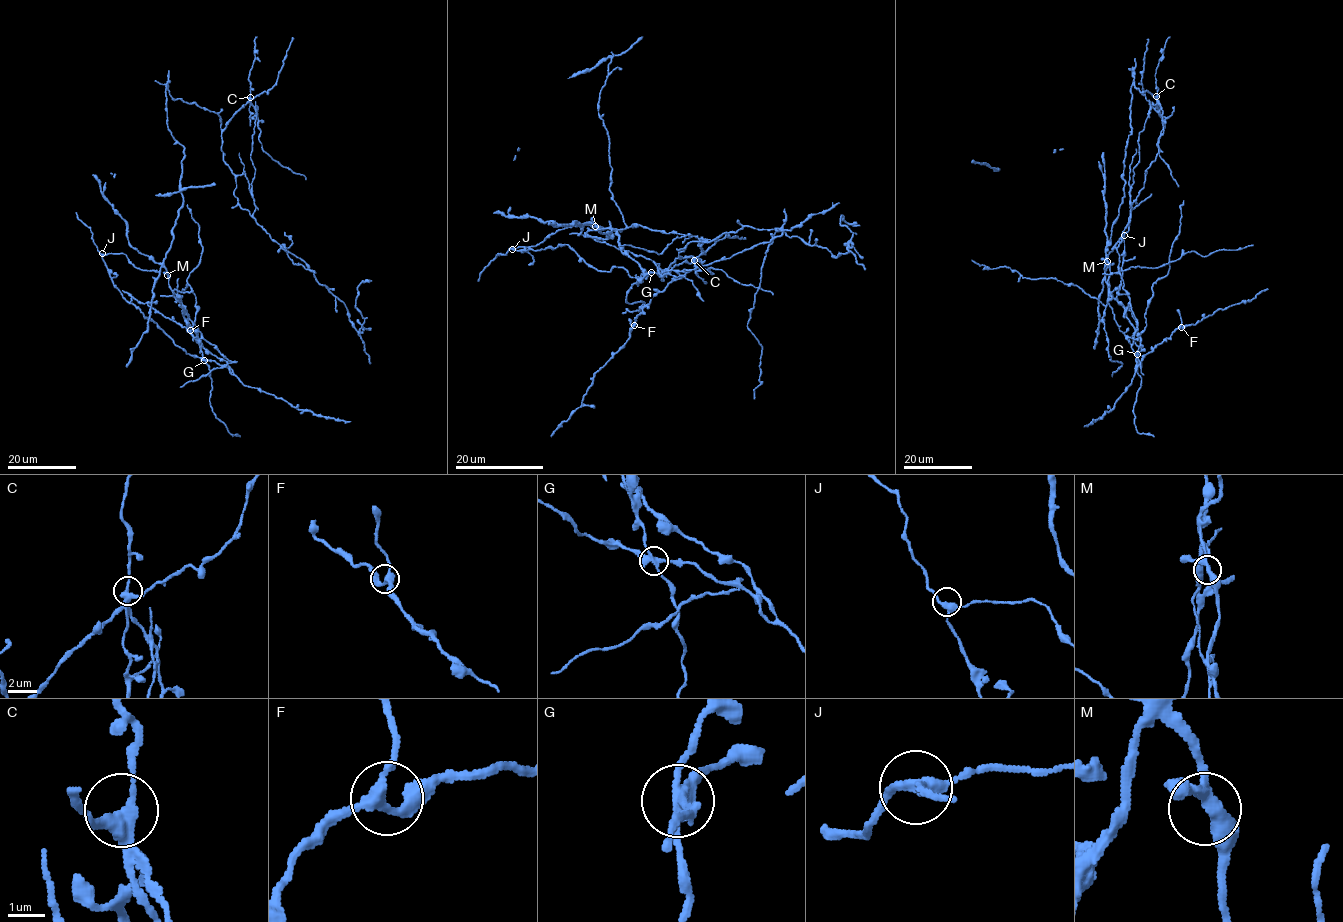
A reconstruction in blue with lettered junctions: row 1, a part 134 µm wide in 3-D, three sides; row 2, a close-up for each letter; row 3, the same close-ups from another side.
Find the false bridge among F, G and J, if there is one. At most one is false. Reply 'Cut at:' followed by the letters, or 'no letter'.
Cut at: G

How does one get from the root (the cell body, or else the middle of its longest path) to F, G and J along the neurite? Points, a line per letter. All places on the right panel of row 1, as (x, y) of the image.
F: (1131, 122), (1122, 177), (1124, 197), (1105, 249), (1108, 289), (1136, 332), (1138, 365), (1181, 327)
G: (1131, 122), (1122, 177), (1124, 197), (1105, 253), (1110, 271), (1108, 289), (1136, 332), (1140, 342), (1137, 354)
J: (1131, 122), (1124, 197), (1105, 253), (1108, 289), (1136, 332), (1138, 351), (1136, 321), (1116, 297), (1124, 235)

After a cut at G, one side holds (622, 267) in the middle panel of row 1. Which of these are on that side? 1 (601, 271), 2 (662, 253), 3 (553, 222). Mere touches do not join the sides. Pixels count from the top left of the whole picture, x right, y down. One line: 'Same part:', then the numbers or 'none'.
Same part: 1

